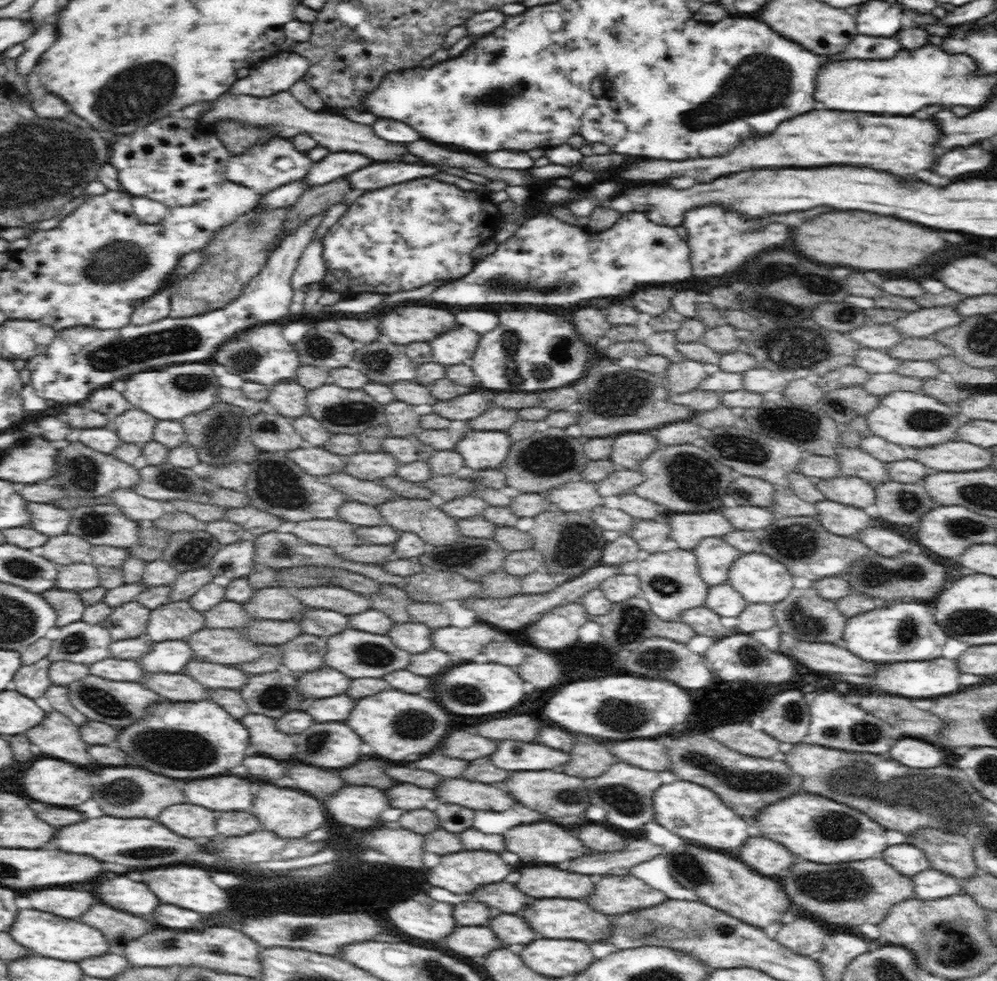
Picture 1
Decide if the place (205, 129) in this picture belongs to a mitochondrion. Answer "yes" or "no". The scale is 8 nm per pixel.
no

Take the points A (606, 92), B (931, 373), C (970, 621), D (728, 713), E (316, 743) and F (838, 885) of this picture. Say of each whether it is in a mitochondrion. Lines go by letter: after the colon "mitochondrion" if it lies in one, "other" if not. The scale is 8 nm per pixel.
A: other
B: other
C: mitochondrion
D: other
E: mitochondrion
F: mitochondrion

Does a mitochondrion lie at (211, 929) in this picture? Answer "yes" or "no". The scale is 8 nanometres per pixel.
no

